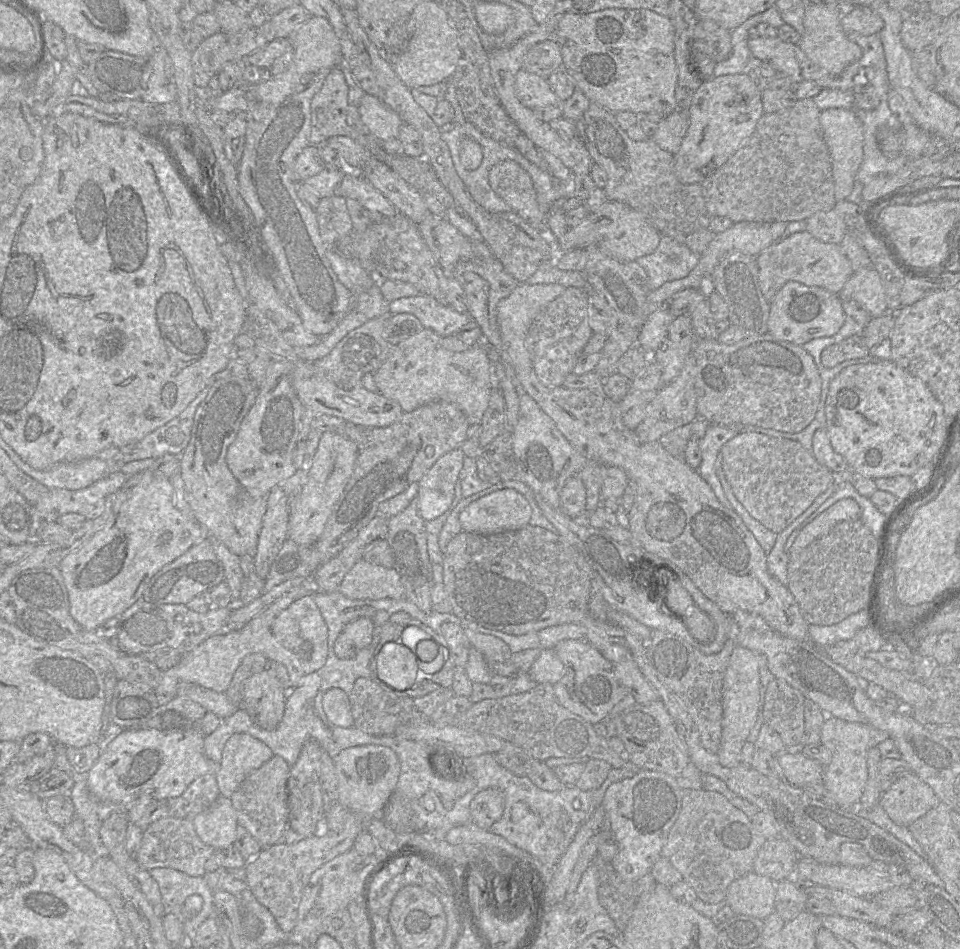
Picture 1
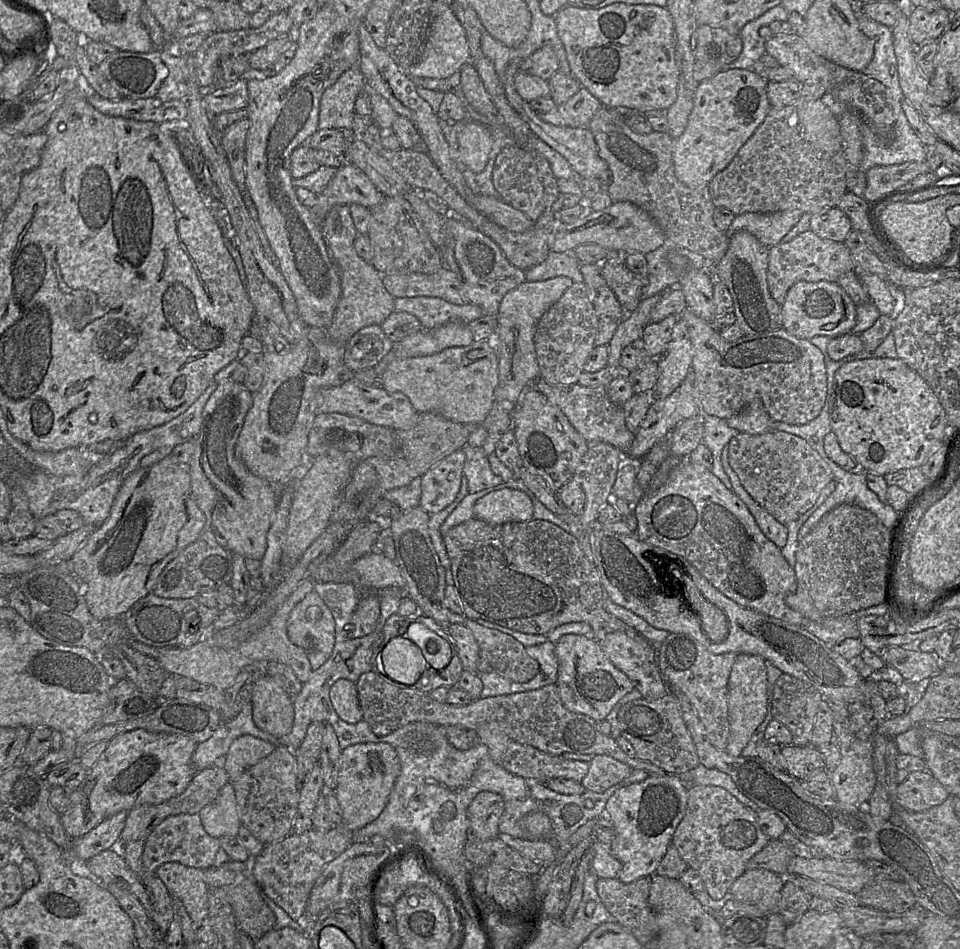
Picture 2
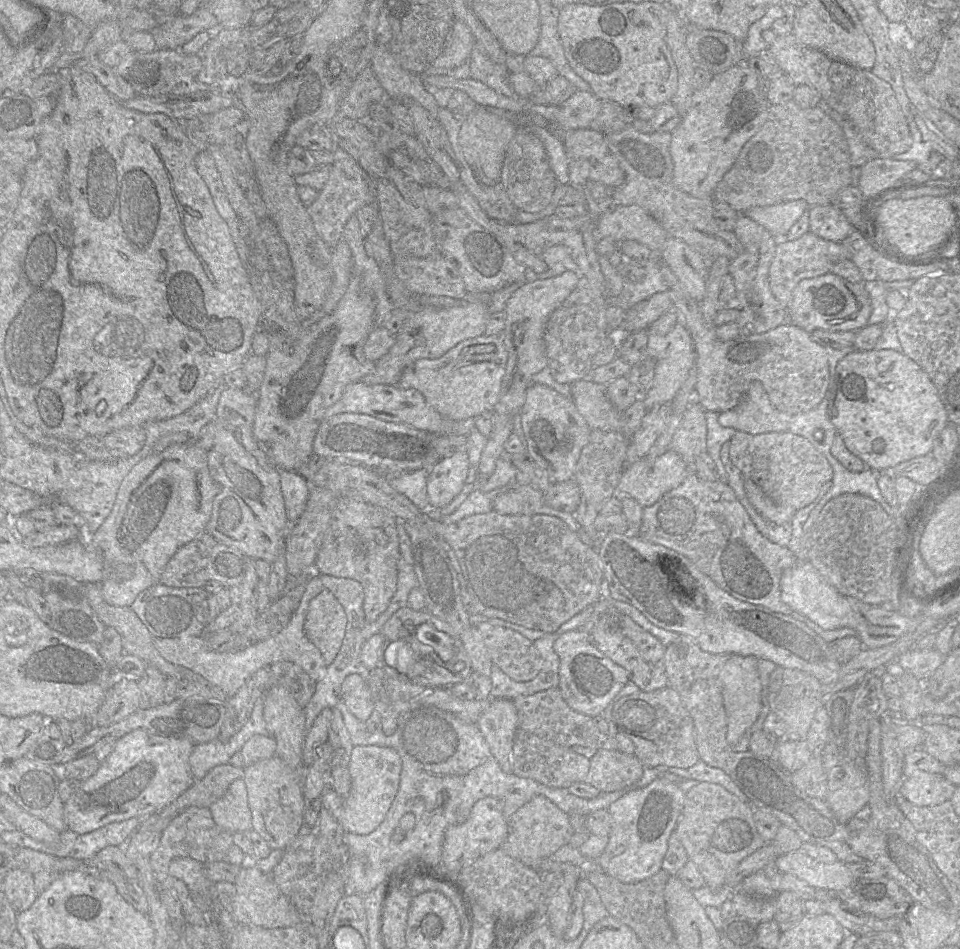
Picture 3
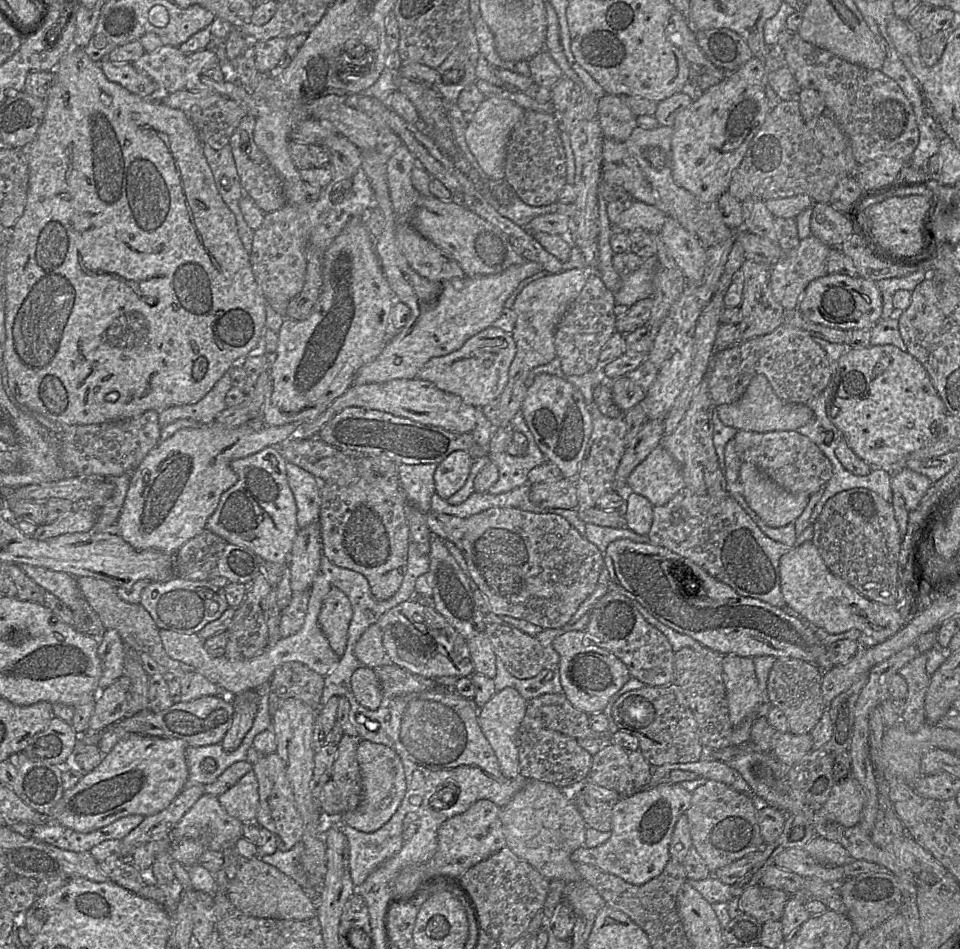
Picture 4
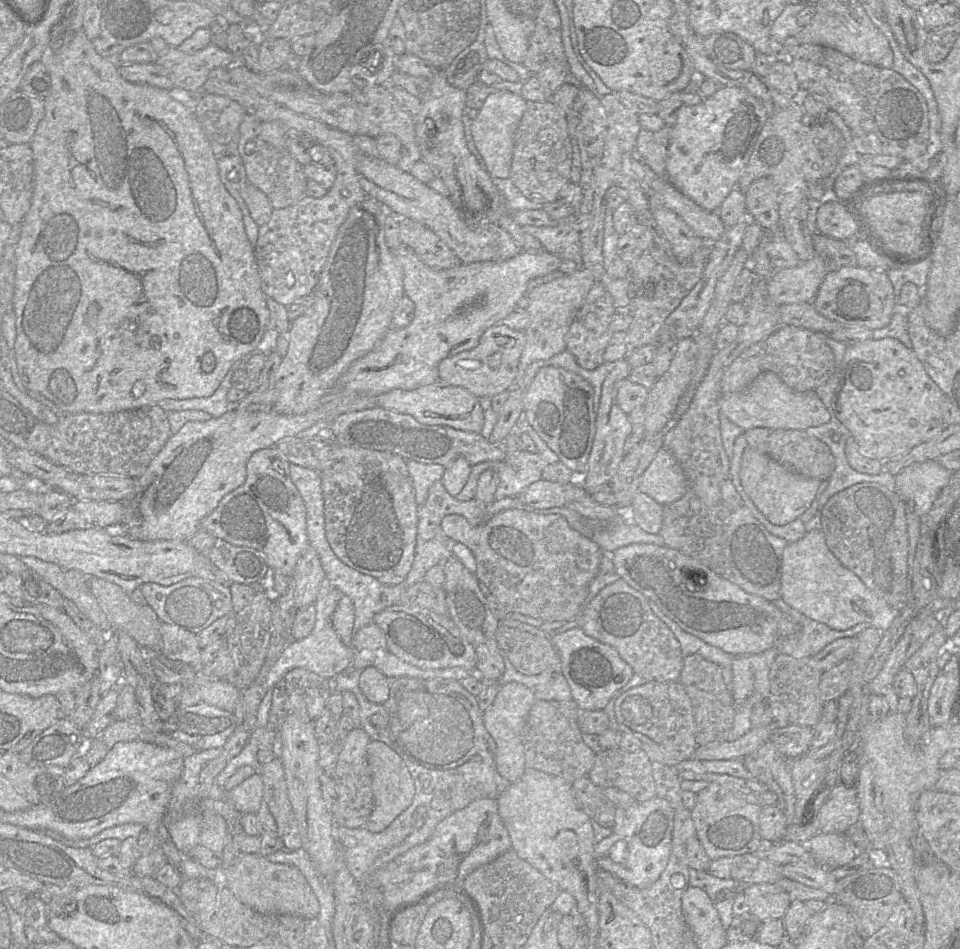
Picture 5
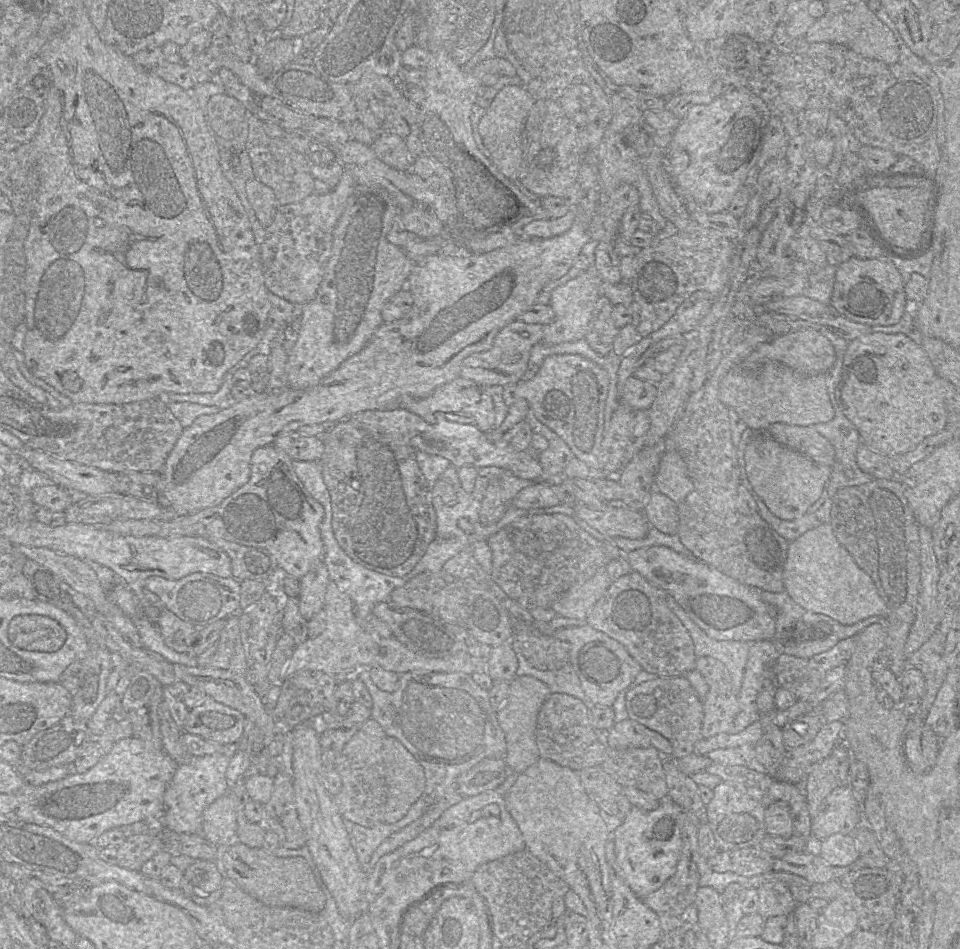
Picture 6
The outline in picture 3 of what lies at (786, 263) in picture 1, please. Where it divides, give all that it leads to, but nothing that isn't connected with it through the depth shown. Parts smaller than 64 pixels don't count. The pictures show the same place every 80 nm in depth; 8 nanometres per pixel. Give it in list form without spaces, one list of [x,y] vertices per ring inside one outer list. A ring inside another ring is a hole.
[[[811,231],[793,241],[779,240],[769,267],[771,292],[783,308],[787,310],[792,293],[801,280],[832,273],[834,264],[845,259],[849,259],[849,254],[843,242],[824,240]]]

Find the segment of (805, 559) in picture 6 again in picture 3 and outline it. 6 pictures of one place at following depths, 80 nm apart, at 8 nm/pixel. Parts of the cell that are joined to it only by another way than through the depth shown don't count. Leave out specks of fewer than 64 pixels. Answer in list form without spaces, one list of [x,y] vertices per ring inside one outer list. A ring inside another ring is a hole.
[[[797,560],[785,569],[780,579],[781,600],[793,611],[806,616],[825,630],[852,628],[858,632],[864,648],[878,648],[897,641],[913,632],[921,622],[921,614],[914,617],[902,615],[894,607],[879,607],[840,594],[827,583],[808,560]]]

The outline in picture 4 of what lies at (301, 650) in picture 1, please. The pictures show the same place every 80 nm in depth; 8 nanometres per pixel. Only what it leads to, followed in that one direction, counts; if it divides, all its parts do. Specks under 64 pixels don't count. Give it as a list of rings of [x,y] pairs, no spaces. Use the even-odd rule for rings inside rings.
[[[333,586],[323,600],[317,622],[332,650],[339,657],[346,649],[352,616],[353,609],[348,597]]]

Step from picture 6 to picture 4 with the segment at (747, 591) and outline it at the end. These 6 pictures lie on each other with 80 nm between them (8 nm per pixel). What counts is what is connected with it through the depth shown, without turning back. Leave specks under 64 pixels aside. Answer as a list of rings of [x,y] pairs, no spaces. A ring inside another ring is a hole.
[[[618,539],[607,546],[603,562],[611,578],[610,589],[616,589],[636,601],[662,624],[692,637],[704,647],[722,655],[735,654],[749,658],[769,655],[775,658],[793,658],[816,664],[825,651],[826,646],[821,643],[815,633],[797,618],[786,614],[782,608],[756,598],[737,594],[729,585],[711,576],[695,562],[663,546],[651,542],[642,543],[629,539]],[[684,559],[693,566],[690,567],[689,575],[685,575],[687,567],[680,563]]]

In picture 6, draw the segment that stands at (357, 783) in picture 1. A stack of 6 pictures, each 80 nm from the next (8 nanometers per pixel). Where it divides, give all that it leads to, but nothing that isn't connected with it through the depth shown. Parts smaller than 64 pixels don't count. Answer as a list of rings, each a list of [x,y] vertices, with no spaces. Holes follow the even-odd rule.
[[[386,736],[381,753],[387,783],[383,823],[393,824],[422,796],[426,778],[419,761],[396,738]]]

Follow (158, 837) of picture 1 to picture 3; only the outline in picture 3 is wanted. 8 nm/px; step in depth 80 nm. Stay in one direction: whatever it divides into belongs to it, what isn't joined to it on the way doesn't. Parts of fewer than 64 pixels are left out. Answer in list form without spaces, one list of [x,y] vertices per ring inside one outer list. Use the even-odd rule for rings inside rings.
[[[189,807],[175,816],[161,832],[159,846],[149,857],[150,866],[155,879],[161,885],[161,891],[164,888],[172,888],[173,882],[178,880],[169,875],[169,864],[174,858],[192,858],[202,864],[224,860],[226,854],[233,846],[233,835],[234,833],[219,827],[214,822],[209,807]]]

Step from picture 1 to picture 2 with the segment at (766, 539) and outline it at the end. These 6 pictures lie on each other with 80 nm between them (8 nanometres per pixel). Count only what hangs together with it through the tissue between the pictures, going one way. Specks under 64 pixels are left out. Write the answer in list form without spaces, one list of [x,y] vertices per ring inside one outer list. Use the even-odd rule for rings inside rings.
[[[727,445],[723,447],[720,458],[723,470],[731,484],[732,491],[745,504],[765,537],[779,548],[782,548],[787,541],[787,526],[781,524],[774,517],[769,515],[745,491],[737,474],[733,471],[729,464]]]

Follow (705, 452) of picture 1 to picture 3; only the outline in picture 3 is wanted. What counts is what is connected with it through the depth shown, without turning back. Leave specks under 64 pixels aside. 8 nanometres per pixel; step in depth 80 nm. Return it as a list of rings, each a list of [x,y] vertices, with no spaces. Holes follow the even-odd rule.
[[[706,411],[707,452],[710,454],[715,463],[718,480],[727,484],[727,474],[721,461],[720,452],[722,445],[726,441],[730,441],[737,431],[733,428],[722,426],[718,421],[718,415],[719,413],[717,412]]]

